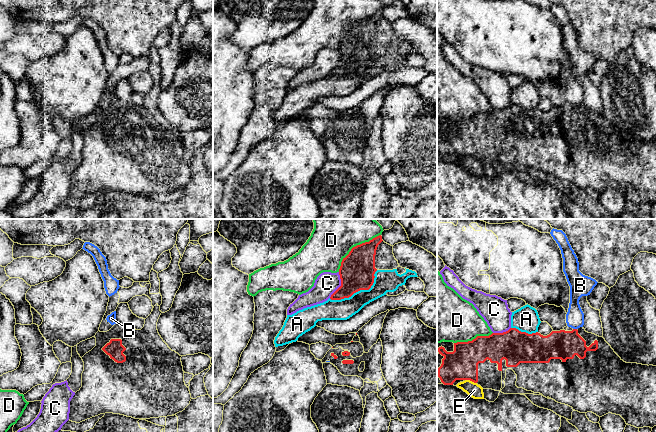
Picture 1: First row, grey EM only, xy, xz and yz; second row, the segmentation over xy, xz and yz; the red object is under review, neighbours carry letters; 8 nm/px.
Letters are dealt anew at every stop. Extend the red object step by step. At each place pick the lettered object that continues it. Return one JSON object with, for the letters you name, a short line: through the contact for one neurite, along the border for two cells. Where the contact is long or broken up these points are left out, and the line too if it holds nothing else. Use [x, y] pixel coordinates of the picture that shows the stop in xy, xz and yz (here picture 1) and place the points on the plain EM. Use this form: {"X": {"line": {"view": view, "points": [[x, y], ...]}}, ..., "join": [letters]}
{"join": []}

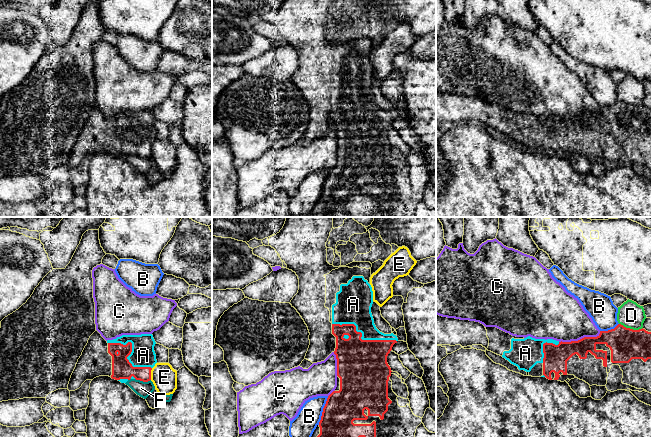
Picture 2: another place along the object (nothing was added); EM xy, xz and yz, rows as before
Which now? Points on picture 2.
{"join": ["A"]}

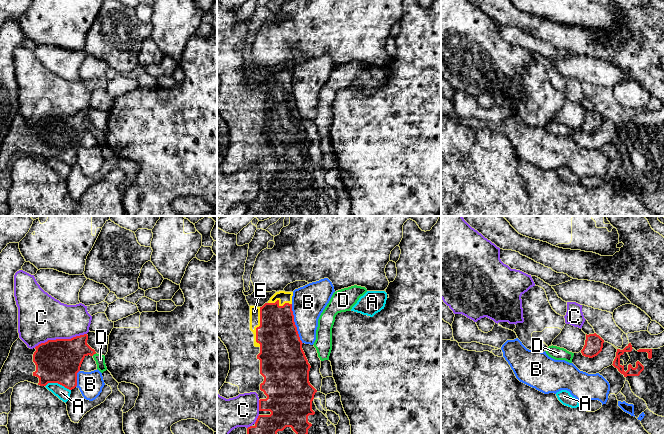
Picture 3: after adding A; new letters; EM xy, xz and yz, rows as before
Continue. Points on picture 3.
{"D": {"line": {"view": "xy", "points": [[64, 133], [71, 128], [94, 129], [100, 135]]}}, "join": ["D", "E"]}

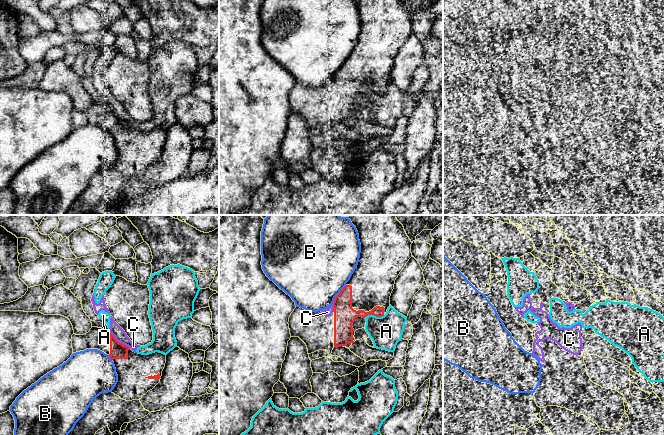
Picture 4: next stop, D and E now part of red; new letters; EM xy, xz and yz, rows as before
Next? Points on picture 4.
{"join": ["C"]}

